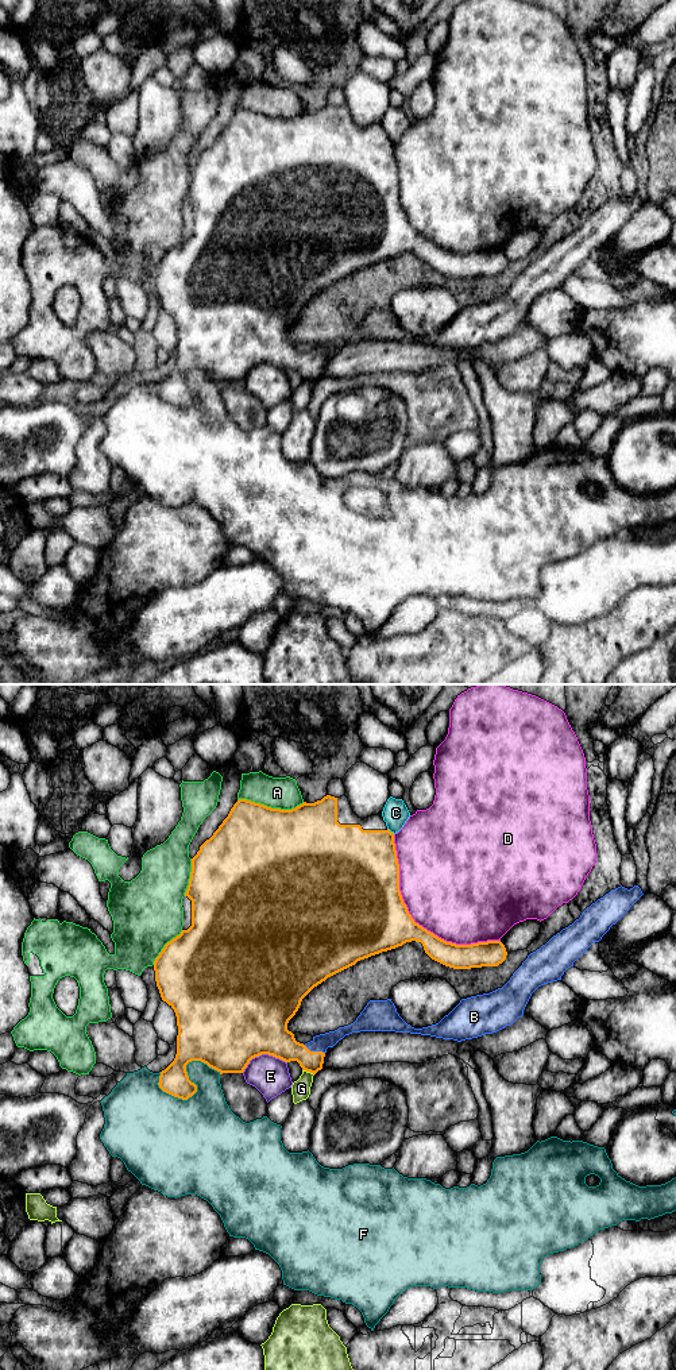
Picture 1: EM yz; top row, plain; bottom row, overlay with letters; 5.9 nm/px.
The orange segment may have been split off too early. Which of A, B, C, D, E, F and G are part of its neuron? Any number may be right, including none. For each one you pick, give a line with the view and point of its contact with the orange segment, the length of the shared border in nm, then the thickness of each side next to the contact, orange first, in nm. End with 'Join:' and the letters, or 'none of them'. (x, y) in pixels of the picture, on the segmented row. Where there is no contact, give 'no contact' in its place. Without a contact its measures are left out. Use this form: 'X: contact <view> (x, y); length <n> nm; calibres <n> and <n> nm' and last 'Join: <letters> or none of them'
B: contact yz (315, 1052); length 140 nm; calibres 190 and 100 nm
Join: B

